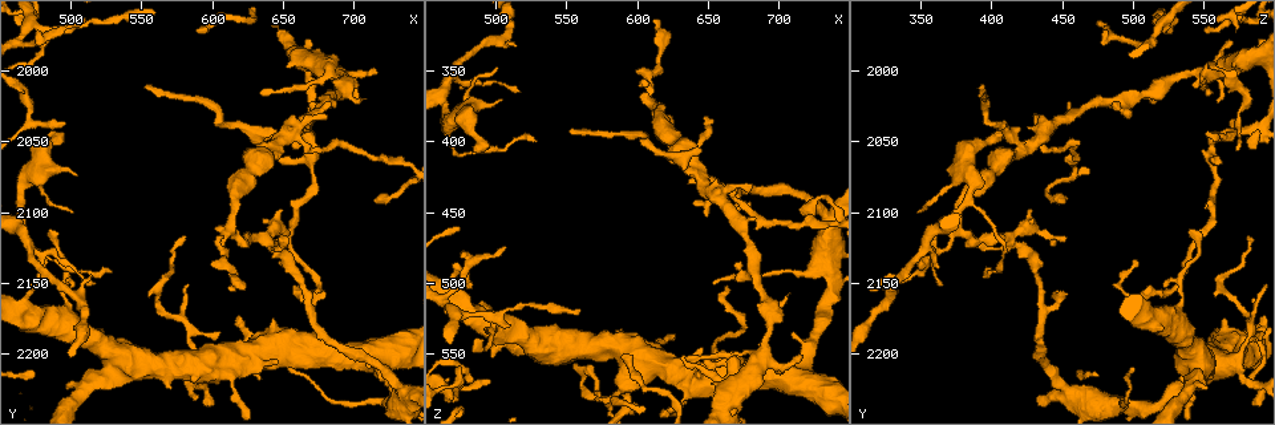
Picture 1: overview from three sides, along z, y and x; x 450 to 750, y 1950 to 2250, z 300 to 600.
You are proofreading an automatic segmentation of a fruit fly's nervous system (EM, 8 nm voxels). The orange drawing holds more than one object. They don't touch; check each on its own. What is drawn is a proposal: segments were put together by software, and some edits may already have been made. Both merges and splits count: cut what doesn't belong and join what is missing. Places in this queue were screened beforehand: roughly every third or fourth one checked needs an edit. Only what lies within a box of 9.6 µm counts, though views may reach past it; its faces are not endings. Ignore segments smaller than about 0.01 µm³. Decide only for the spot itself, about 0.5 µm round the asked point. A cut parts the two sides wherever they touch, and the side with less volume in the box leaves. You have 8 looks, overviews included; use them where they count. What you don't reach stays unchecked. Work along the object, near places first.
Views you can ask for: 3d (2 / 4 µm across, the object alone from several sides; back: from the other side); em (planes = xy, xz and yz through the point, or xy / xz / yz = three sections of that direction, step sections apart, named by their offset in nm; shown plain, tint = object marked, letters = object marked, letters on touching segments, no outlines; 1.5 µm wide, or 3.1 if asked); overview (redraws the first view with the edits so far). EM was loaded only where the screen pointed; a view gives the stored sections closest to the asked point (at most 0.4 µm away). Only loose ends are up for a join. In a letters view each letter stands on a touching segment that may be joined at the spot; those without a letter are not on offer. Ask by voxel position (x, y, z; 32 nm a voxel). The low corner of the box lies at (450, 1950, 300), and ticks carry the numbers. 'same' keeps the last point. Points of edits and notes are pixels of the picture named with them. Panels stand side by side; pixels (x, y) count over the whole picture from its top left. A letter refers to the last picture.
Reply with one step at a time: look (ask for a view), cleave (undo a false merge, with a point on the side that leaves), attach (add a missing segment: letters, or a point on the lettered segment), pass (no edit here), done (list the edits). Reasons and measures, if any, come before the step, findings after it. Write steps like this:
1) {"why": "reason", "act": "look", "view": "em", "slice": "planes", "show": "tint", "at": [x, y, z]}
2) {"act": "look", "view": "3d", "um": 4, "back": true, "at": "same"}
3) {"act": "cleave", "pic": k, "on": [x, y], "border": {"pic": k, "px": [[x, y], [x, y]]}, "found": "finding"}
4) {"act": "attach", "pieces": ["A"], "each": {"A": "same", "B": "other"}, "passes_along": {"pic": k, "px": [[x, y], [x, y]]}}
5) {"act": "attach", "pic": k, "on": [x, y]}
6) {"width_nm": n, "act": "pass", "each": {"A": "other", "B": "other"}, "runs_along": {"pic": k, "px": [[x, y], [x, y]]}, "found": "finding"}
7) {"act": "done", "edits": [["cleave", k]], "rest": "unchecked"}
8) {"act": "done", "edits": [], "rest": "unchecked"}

{"why": "free end", "act": "look", "view": "3d", "um": 2, "at": [482, 2046, 402]}

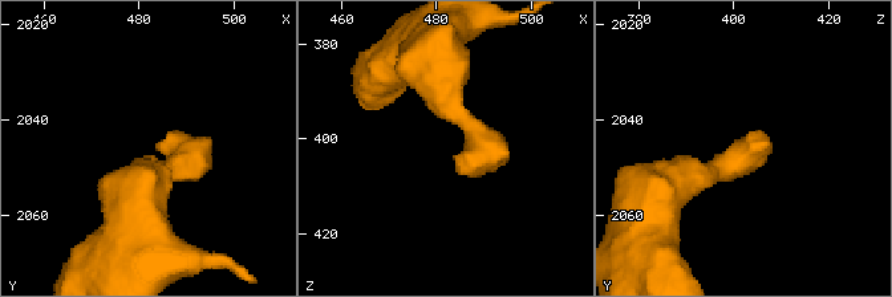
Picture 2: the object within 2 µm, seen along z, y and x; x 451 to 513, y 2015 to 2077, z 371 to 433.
{"why": "now the EM", "act": "look", "view": "em", "slice": "xz", "step": 8, "show": "tint", "at": [484, 2045, 404]}

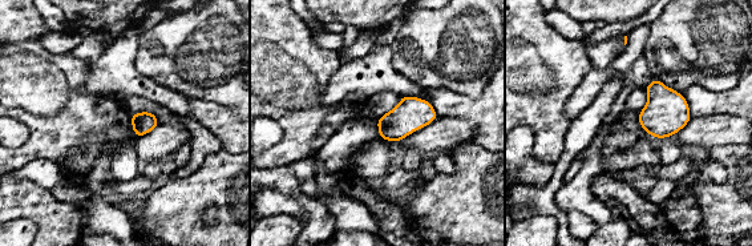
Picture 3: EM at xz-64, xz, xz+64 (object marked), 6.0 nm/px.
{"act": "look", "view": "em", "slice": "planes", "show": "letters", "at": "same"}

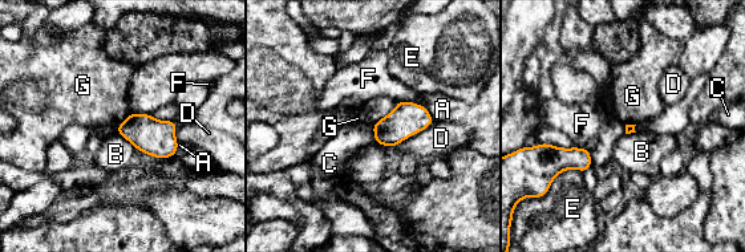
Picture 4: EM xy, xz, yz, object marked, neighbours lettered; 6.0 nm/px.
{"longest_contact_nm": ["D", 280], "act": "pass", "each": {"A": "other", "B": "other", "C": "other", "D": "other", "E": "other", "F": "other", "G": "other"}, "found": "none of them fits"}

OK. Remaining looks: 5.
{"why": "four or more arms meet", "act": "look", "view": "em", "slice": "xy", "step": 8, "show": "tint", "at": [644, 2124, 418]}

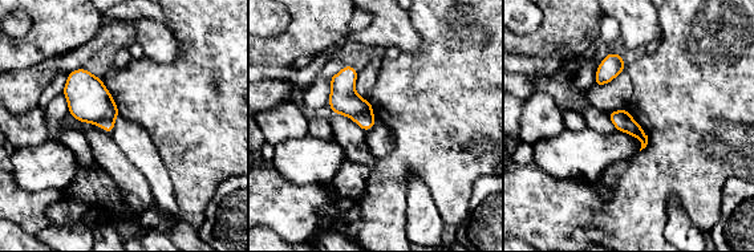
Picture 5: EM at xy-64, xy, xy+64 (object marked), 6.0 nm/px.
{"why": "another direction", "act": "look", "view": "em", "slice": "planes", "show": "letters", "at": "same"}

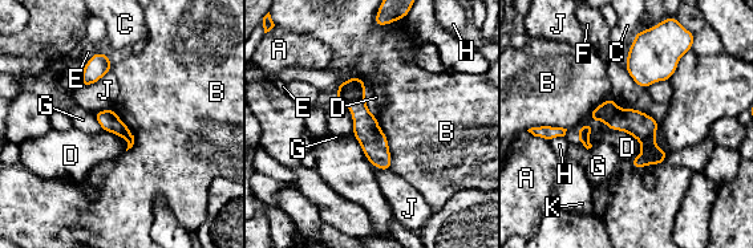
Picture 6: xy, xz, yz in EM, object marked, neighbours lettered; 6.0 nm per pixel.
{"act": "cleave", "pic": 6, "on": [340, 100], "each": {"A": "other", "B": "other", "C": "other", "D": "other", "E": "other", "F": "other", "G": "other", "H": "other", "J": "other", "K": "other"}, "border": {"pic": 6, "px": [[340, 84], [349, 106]]}, "found": "two cells meet here"}

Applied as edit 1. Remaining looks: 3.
{"act": "look", "view": "overview"}

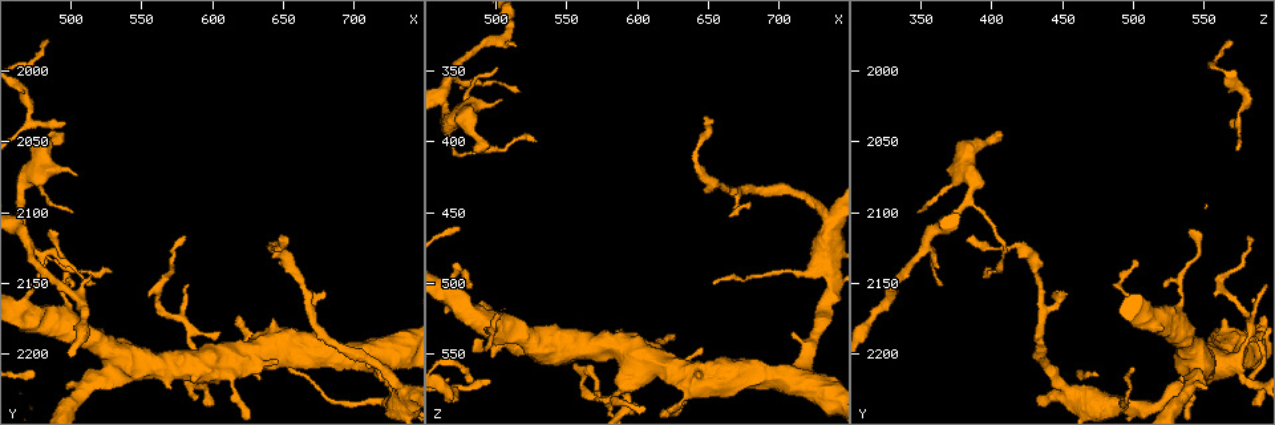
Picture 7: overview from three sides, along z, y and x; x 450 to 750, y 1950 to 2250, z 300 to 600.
{"why": "free end", "act": "look", "view": "em", "slice": "planes", "show": "letters", "at": [654, 2210, 498]}

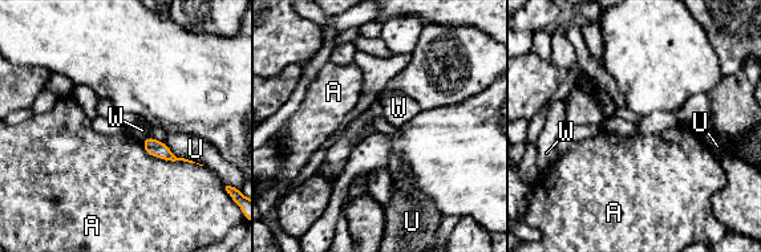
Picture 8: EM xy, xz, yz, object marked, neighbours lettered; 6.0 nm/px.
{"longest_contact_nm": ["A", 420], "act": "pass", "each": {"A": "other", "U": "other", "W": "other"}, "border": {"pic": 8, "px": [[150, 135], [141, 142]]}, "found": "no lettered segment goes on from it"}

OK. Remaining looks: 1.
{"act": "done", "edits": [["cleave", 6]], "rest": "unchecked"}

